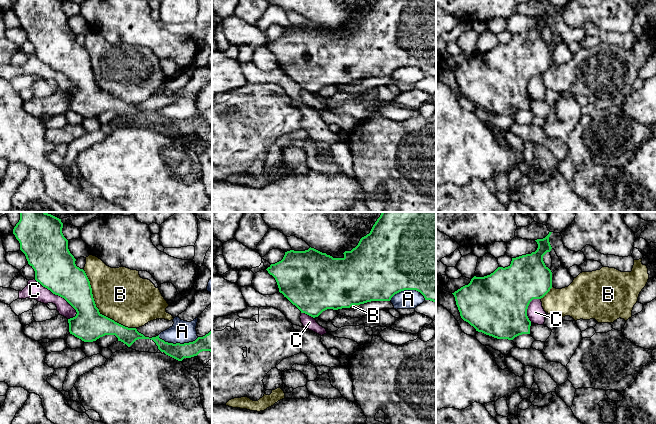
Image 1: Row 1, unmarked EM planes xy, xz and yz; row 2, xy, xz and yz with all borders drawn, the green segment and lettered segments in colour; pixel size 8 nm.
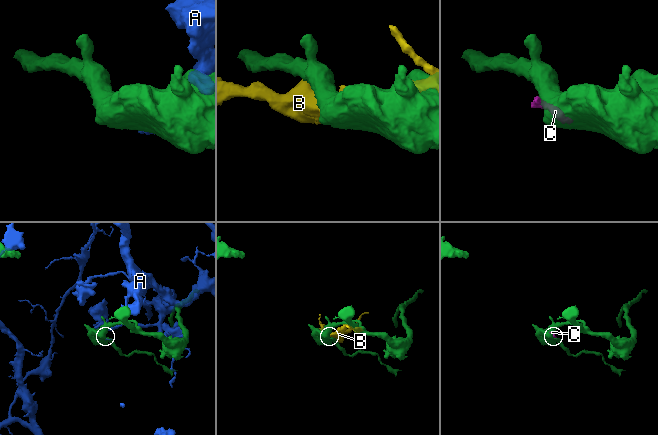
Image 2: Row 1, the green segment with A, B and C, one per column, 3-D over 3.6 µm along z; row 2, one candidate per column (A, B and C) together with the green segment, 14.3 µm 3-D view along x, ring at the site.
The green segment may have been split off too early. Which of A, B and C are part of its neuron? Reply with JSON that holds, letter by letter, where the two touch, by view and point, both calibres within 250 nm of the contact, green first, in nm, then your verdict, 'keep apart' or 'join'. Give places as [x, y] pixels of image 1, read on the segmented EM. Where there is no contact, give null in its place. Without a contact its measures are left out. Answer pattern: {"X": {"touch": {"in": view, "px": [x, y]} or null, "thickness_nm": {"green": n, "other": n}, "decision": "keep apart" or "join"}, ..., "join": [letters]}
{"A": {"touch": {"in": "xy", "px": [178, 343]}, "thickness_nm": {"green": 140, "other": 180}, "decision": "keep apart"}, "B": {"touch": {"in": "xy", "px": [97, 308]}, "thickness_nm": {"green": 260, "other": 420}, "decision": "keep apart"}, "C": {"touch": {"in": "xy", "px": [57, 294]}, "thickness_nm": {"green": 340, "other": 140}, "decision": "keep apart"}, "join": []}

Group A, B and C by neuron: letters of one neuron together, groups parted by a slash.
A / B / C

